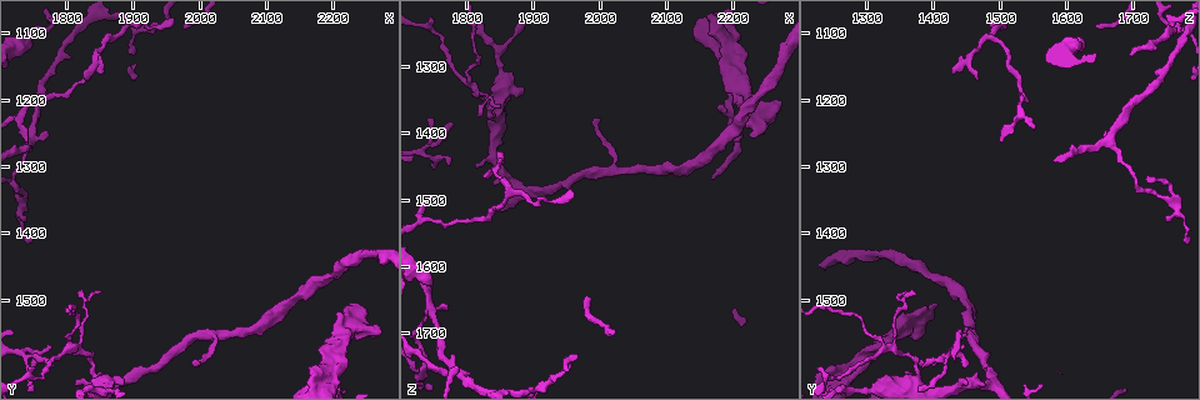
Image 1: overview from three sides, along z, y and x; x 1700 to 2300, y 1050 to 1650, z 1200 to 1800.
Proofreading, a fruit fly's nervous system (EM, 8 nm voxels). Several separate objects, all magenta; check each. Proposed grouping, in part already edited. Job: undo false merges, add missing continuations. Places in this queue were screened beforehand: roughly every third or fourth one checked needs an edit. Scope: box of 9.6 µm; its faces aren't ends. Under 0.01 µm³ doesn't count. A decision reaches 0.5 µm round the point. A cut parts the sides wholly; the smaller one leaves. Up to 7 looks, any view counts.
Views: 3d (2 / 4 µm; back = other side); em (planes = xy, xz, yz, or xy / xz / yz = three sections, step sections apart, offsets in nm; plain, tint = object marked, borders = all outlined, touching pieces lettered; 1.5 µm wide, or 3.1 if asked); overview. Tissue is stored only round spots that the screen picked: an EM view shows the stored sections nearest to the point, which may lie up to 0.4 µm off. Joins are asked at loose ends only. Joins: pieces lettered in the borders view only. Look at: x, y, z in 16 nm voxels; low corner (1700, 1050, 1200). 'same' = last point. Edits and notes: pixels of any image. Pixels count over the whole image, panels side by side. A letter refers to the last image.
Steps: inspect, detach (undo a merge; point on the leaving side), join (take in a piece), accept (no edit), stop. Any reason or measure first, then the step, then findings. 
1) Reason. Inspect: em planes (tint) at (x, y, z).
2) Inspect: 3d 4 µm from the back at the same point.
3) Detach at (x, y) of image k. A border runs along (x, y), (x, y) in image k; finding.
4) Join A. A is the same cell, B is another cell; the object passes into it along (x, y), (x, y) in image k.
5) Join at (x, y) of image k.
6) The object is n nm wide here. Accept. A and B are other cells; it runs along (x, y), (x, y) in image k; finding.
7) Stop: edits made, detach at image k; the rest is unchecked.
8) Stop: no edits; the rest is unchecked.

Stops while still wide. Inspect: 3d 2 µm at (1745, 1110, 1630).

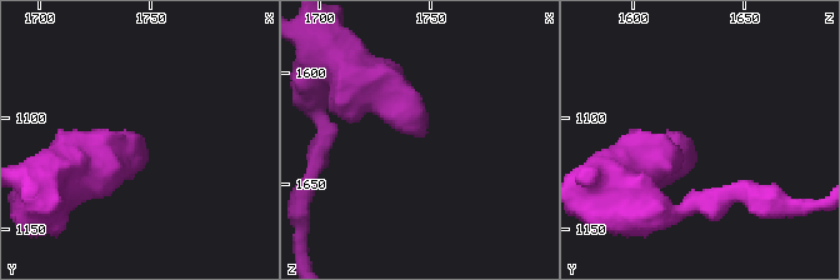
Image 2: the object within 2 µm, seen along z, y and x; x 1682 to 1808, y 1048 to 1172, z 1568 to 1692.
Now the EM. Inspect: em planes (borders) at (1744, 1112, 1627).

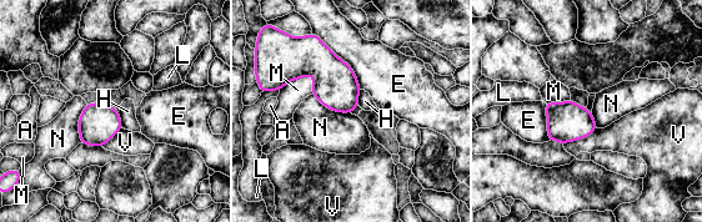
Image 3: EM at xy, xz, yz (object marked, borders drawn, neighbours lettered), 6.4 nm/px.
Accept. A, E, H, L, M, N and V are other cells; a border runs along (86, 104), (79, 120), (80, 142) in image 3; no lettered piece goes on from it.

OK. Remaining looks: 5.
Three arms meet. Inspect: 3d 2 µm at (1810, 1575, 1335).

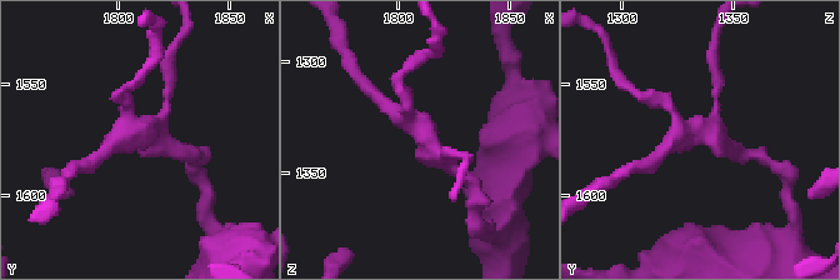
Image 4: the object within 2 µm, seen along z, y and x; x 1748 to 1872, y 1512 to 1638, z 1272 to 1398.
Now the EM. Inspect: em planes (tint) at (1809, 1575, 1331).

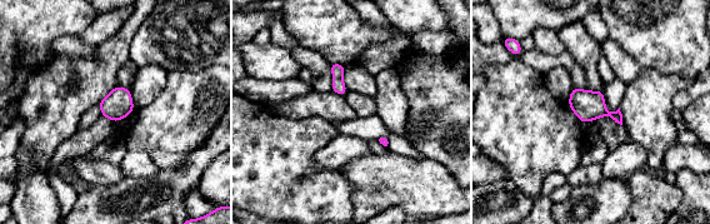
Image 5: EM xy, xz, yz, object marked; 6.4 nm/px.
Inspect: em planes (borders) at the same point.

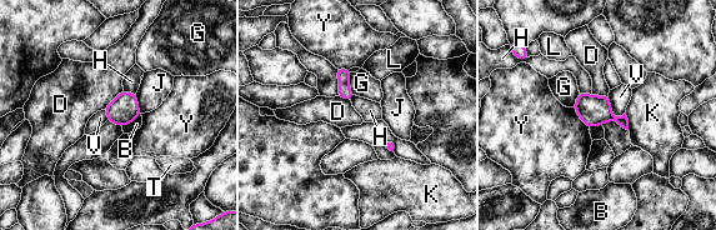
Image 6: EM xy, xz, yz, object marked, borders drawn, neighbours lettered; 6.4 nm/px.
Accept. B, D, G, H, J, K, L, T, V and Y are other cells; one cell here.

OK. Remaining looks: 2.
An open end. Inspect: em xy step 4 (tint) at (2220, 1510, 1380).

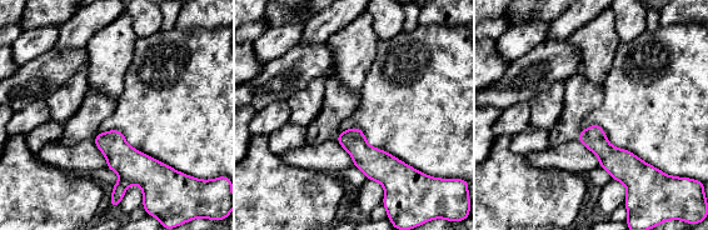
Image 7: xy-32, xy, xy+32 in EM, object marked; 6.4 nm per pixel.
Inspect: em planes (borders) at the same point.

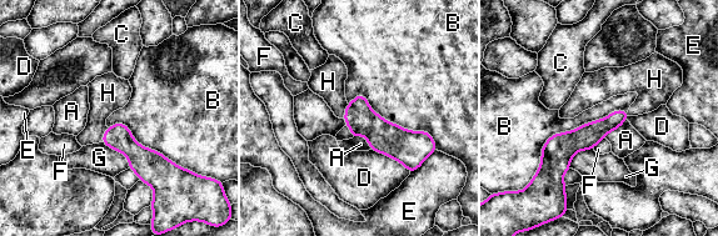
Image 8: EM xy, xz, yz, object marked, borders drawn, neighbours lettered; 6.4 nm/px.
Join H. H is the same cell, A, B, C, D, E, F and G are other cells; the cell continues.

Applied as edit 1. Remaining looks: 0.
Stop: edits made, join at image 8; the rest is unchecked.

